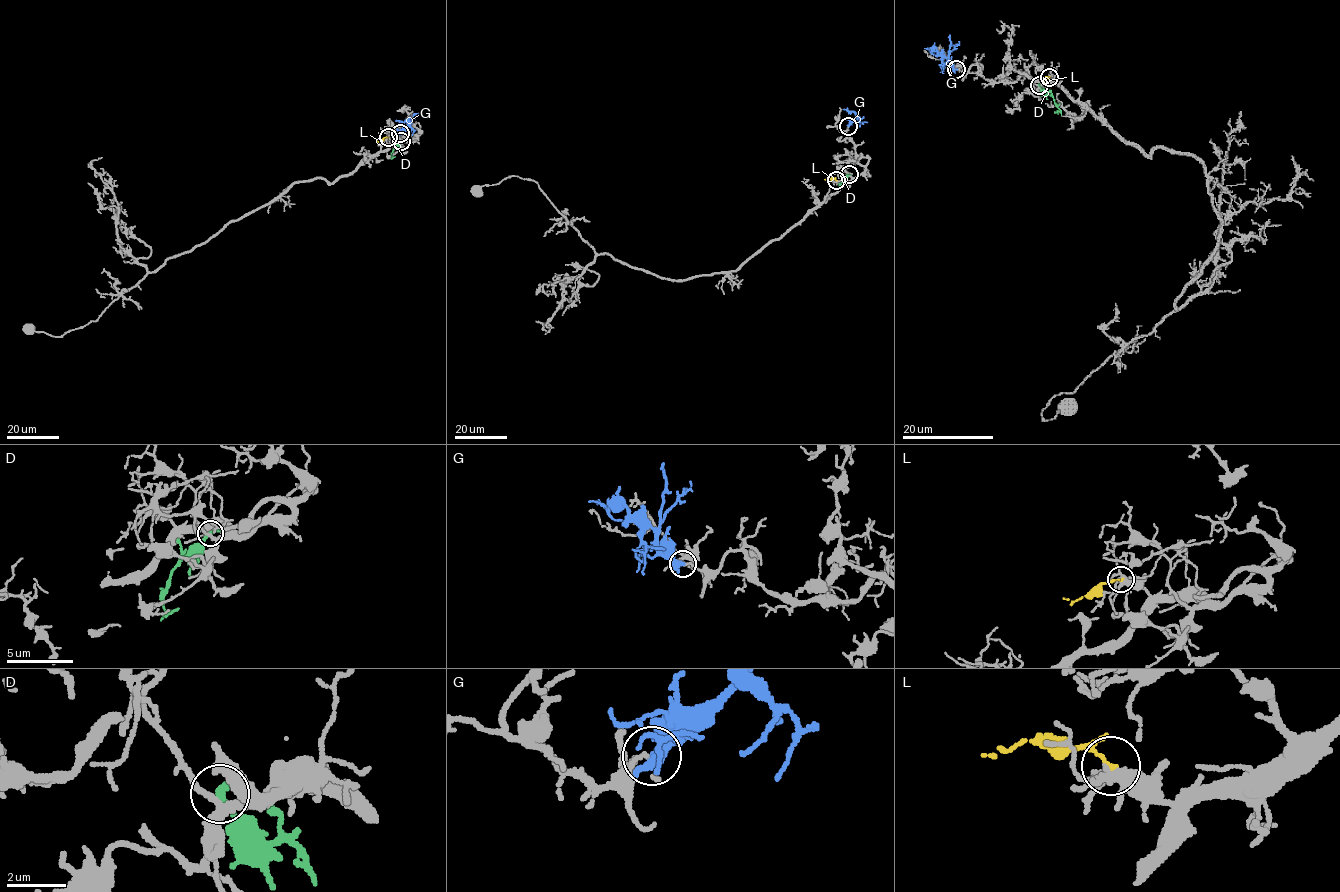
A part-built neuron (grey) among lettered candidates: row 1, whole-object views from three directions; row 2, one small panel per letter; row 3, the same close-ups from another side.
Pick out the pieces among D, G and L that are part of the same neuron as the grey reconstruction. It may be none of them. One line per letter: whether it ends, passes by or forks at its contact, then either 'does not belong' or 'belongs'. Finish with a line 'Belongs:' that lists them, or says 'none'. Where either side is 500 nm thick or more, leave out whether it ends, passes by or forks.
D: it ends | does not belong
G: it passes by | does not belong
L: it passes by | does not belong
Belongs: none

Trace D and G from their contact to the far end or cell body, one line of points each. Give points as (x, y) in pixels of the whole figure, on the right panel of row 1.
D: (1038, 84), (1051, 93), (1059, 109), (1054, 111)
G: (956, 70), (937, 51), (926, 49)

